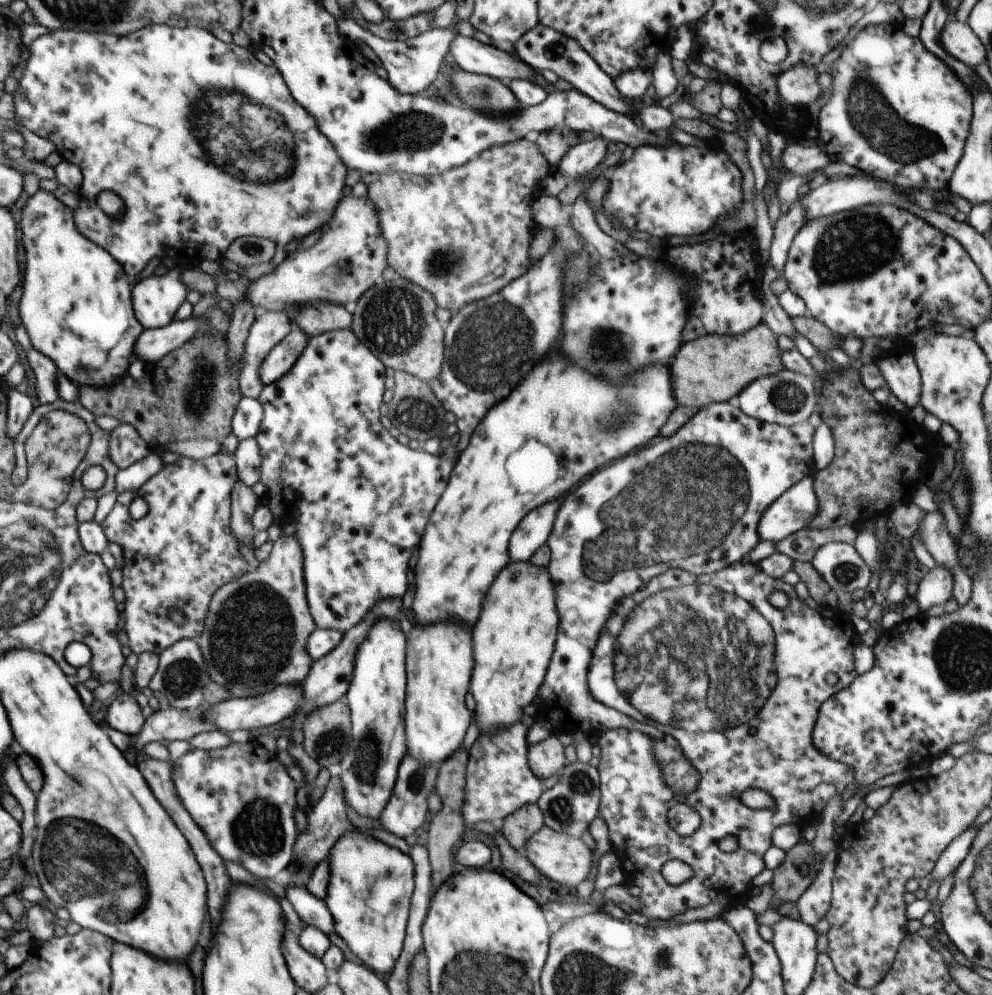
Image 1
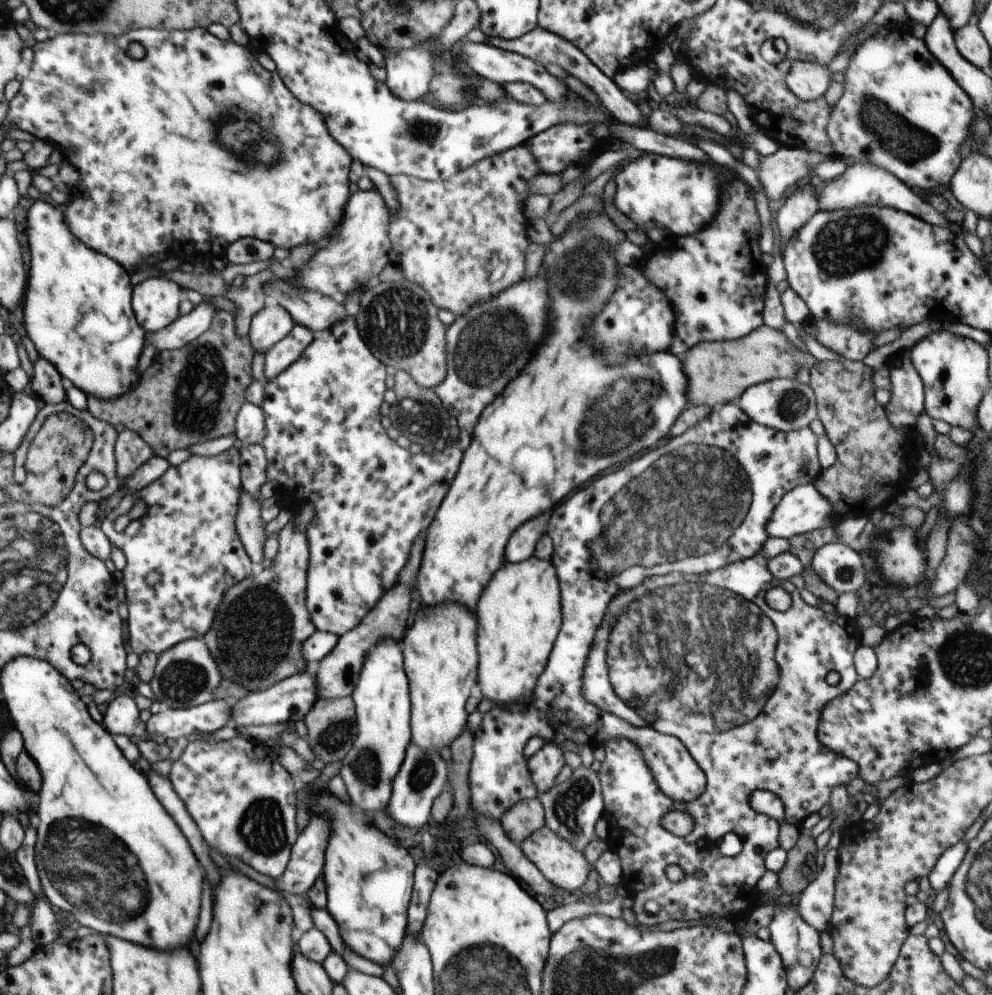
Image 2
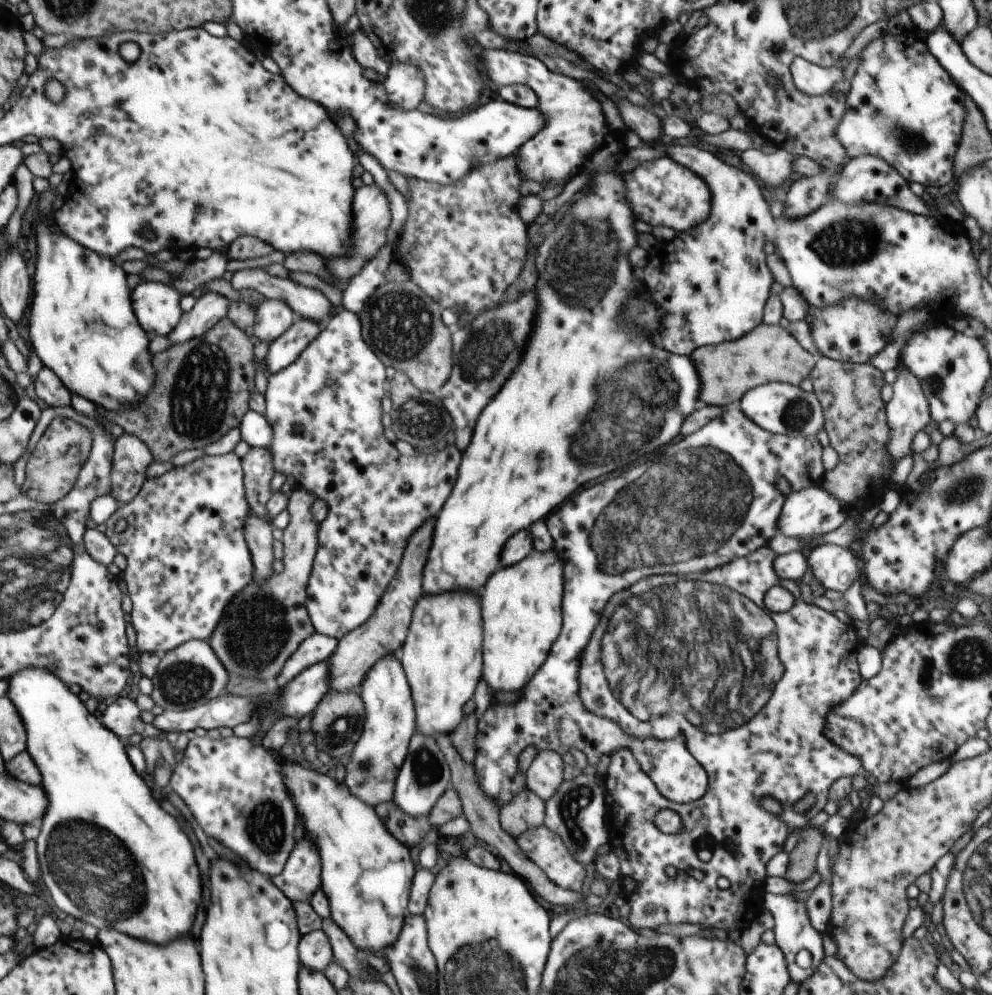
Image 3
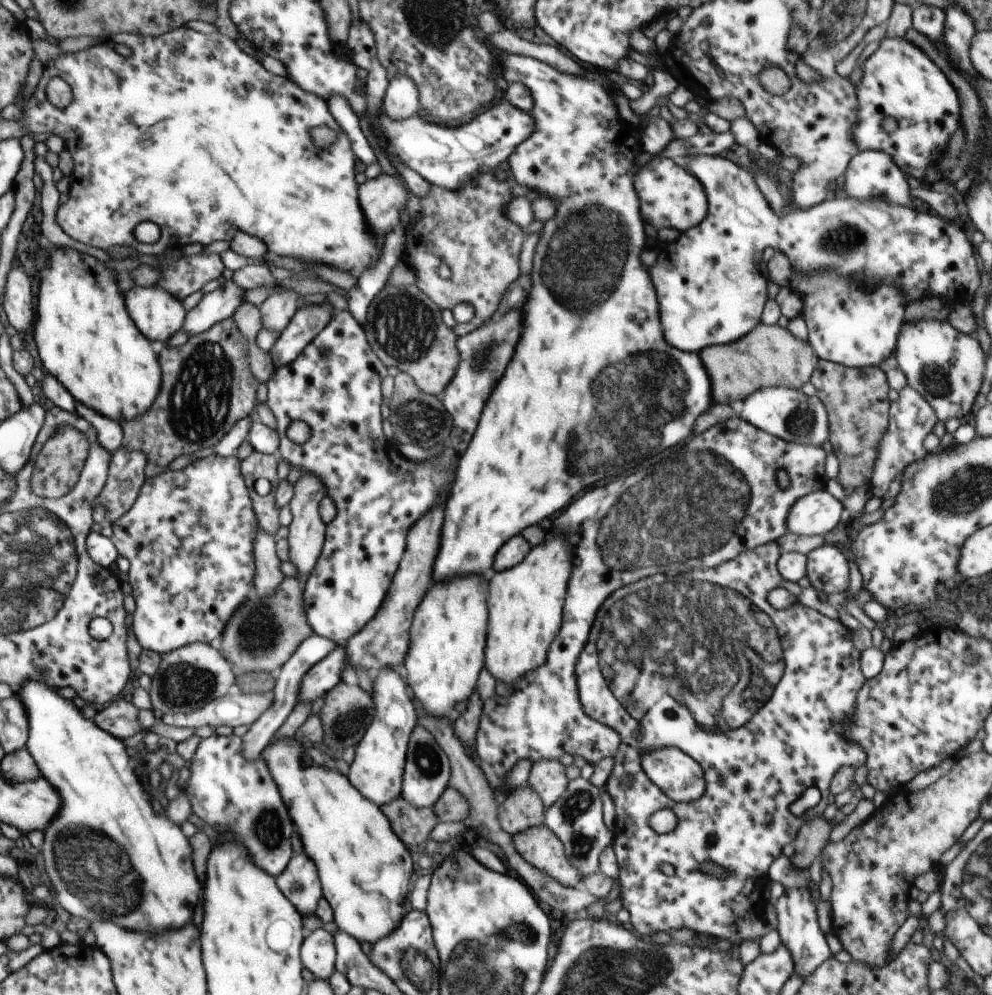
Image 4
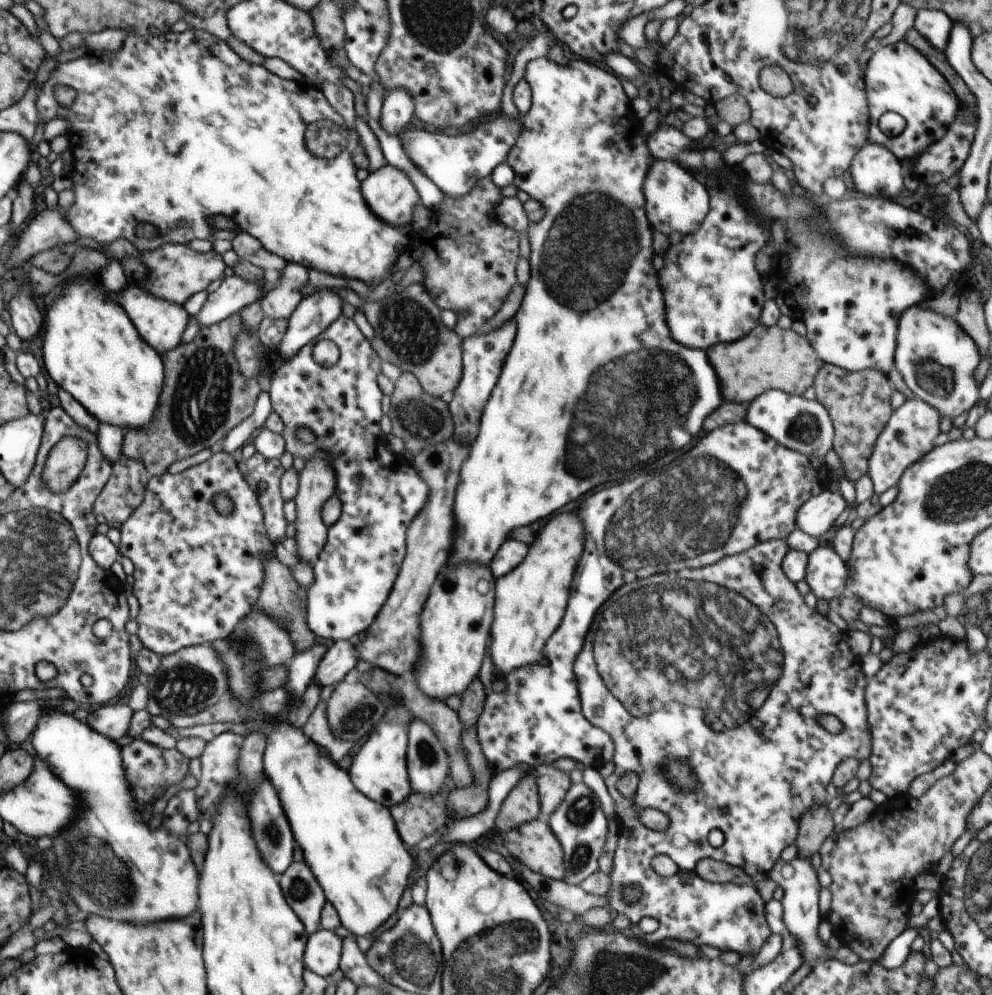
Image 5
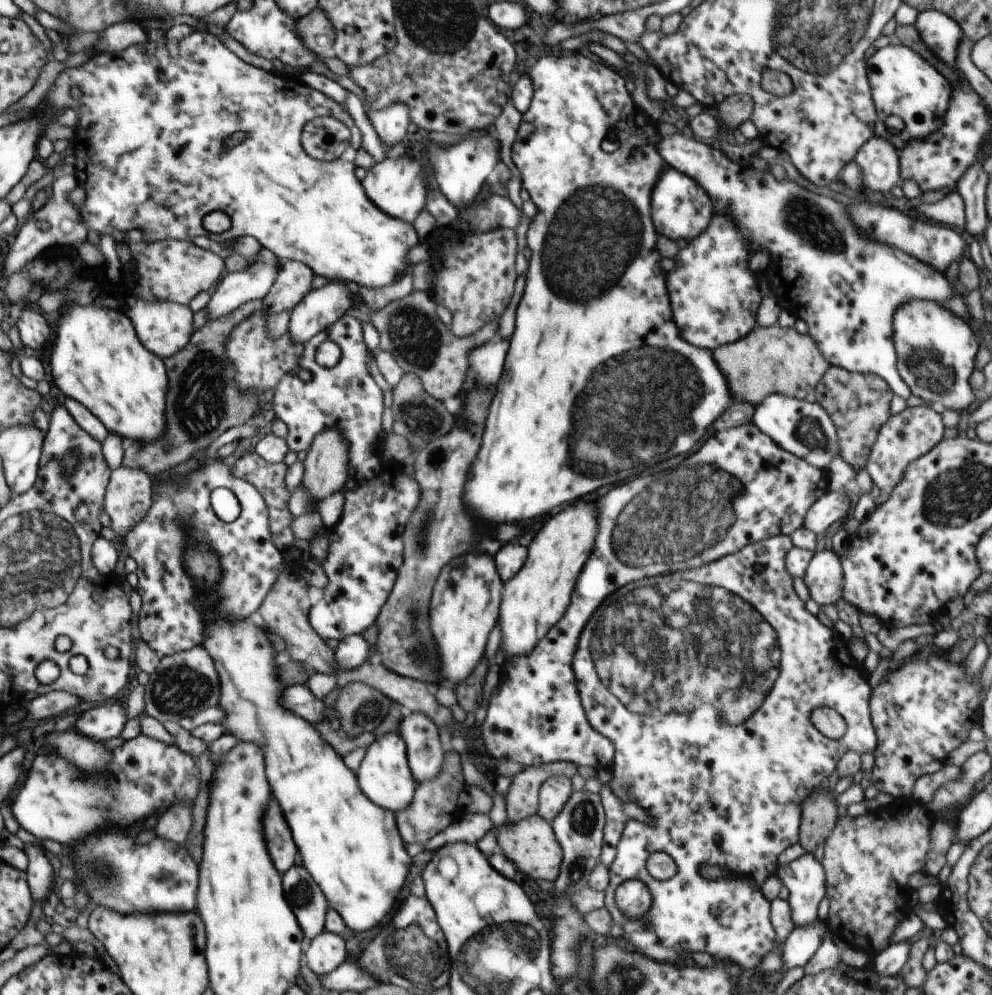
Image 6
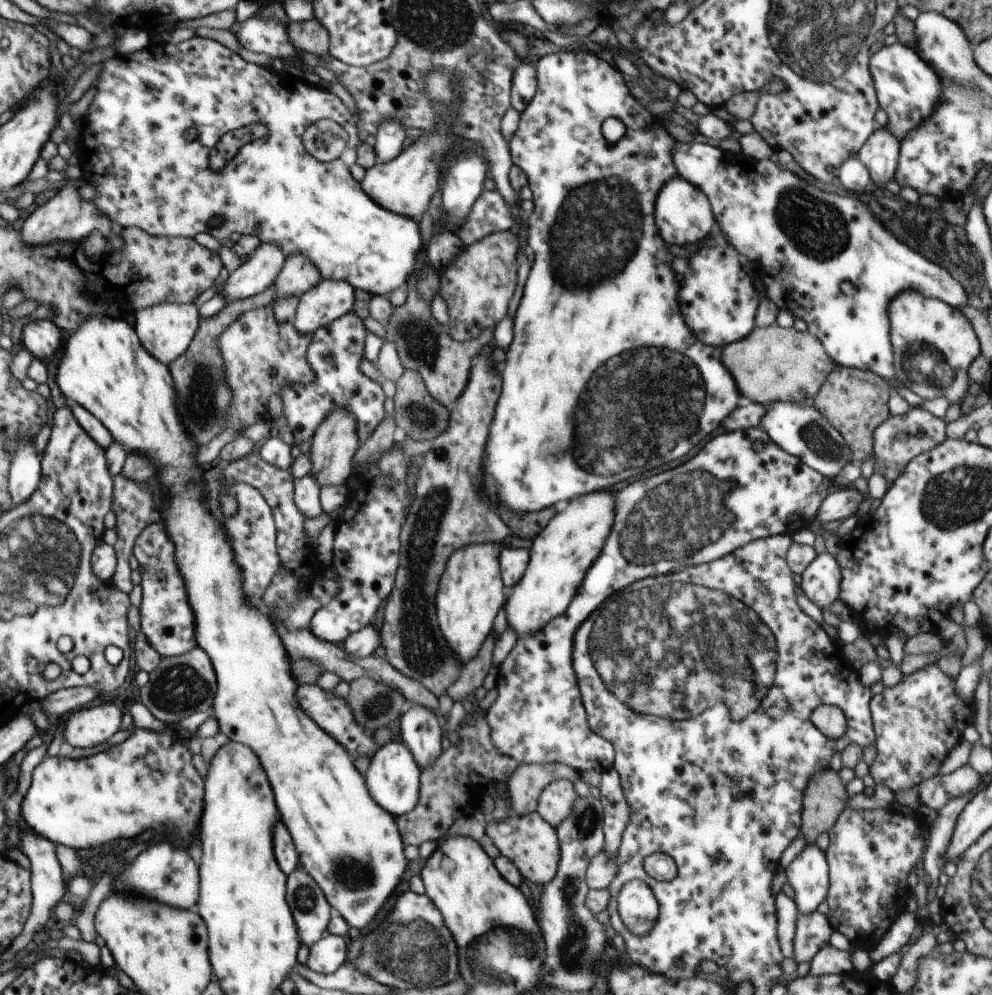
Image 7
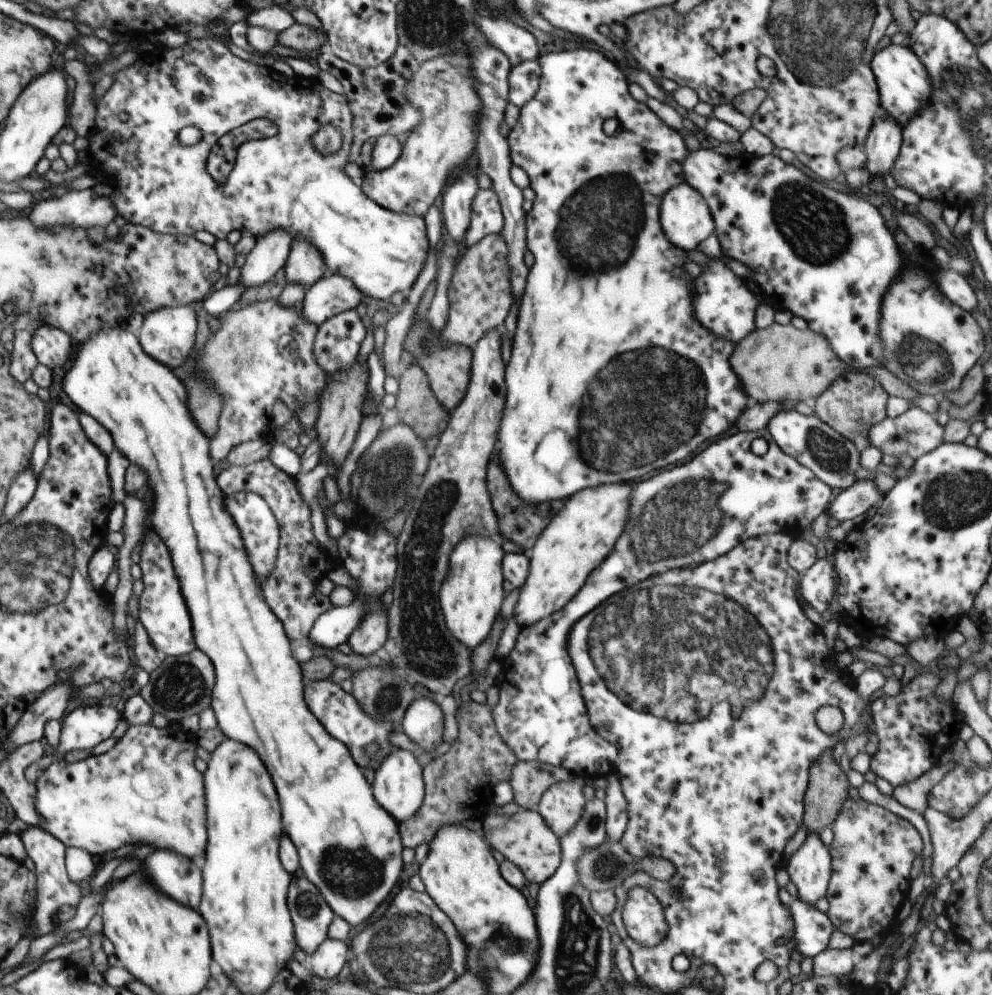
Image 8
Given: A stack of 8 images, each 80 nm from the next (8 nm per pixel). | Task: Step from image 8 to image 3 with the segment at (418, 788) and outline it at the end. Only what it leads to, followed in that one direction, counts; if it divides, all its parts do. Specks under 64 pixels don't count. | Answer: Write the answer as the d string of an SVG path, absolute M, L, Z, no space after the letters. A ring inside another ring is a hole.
M392 654L378 660L367 672L358 690L365 704L365 723L345 765L345 783L354 796L376 807L393 800L395 780L417 726L411 688L399 655Z

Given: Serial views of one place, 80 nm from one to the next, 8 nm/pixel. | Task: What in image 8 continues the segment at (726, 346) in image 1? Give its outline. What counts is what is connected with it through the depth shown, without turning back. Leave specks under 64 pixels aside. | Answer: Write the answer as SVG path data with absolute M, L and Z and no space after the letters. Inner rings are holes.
M774 321L763 329L754 329L746 338L742 338L730 357L730 364L742 386L746 388L748 396L758 402L779 402L795 404L807 398L818 398L837 379L854 370L852 365L838 358L829 340L821 334L814 332L809 326L805 330L798 329L789 323L781 325Z

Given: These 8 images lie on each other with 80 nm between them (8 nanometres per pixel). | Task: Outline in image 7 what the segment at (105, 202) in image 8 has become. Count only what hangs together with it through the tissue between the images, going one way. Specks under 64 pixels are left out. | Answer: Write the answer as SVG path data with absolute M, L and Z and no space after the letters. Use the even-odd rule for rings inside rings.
M72 184L66 186L66 188L59 189L58 193L52 199L48 200L45 204L42 204L42 206L38 206L34 212L25 219L21 230L23 236L28 240L27 243L30 245L43 245L54 241L82 243L82 240L95 230L100 231L107 239L107 242L109 242L107 235L111 231L111 220L96 206L94 201L82 199L78 193L78 189L72 186Z

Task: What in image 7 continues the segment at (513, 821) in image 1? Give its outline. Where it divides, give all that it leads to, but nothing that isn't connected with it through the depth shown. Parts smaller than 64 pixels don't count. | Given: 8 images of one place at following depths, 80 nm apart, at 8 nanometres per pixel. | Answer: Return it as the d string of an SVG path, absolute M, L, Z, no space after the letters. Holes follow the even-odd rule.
M562 763L519 764L507 783L508 802L520 816L529 815L537 810L541 792L556 779L569 779L573 783L580 778L580 772Z

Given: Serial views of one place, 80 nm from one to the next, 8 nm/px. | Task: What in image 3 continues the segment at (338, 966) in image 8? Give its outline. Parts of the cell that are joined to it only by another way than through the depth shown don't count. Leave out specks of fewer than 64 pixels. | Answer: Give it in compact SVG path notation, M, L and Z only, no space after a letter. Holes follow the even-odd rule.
M313 930L299 940L299 957L304 967L323 973L333 962L333 950L328 935L322 930Z

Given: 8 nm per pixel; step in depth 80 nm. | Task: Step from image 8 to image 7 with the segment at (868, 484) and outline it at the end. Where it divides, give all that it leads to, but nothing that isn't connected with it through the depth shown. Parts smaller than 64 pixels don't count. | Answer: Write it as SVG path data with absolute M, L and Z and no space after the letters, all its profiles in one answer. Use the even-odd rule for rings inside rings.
M847 486L829 494L820 505L816 519L821 525L826 522L844 520L857 515L858 506L864 500L864 495L854 486Z

